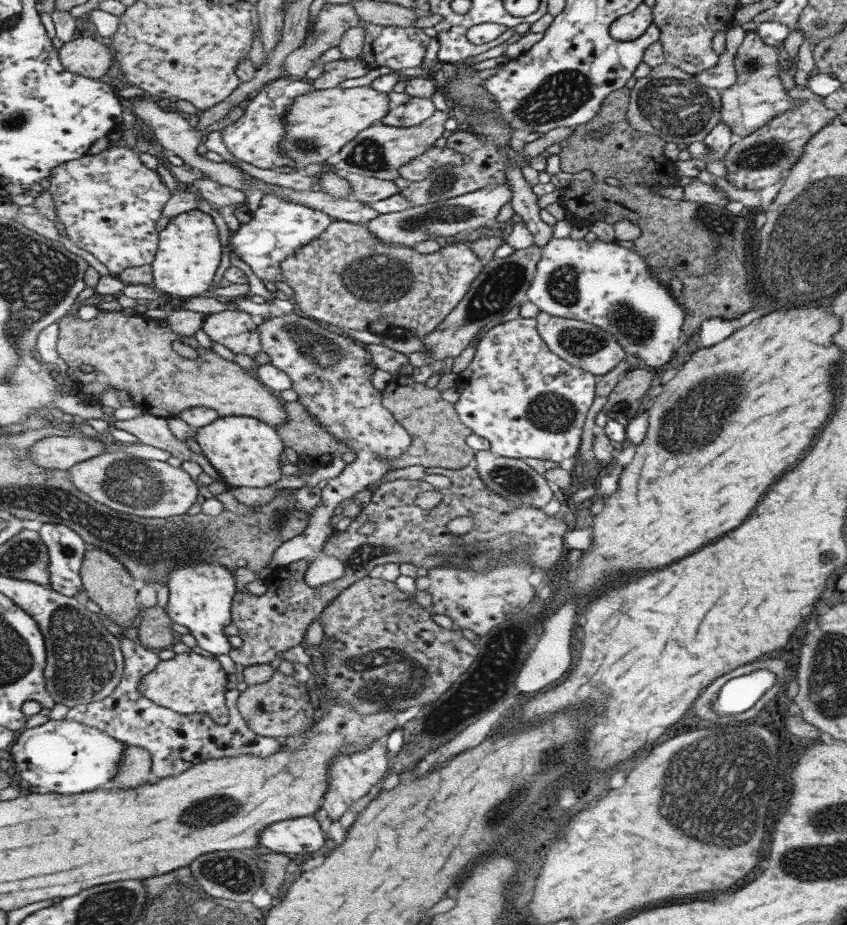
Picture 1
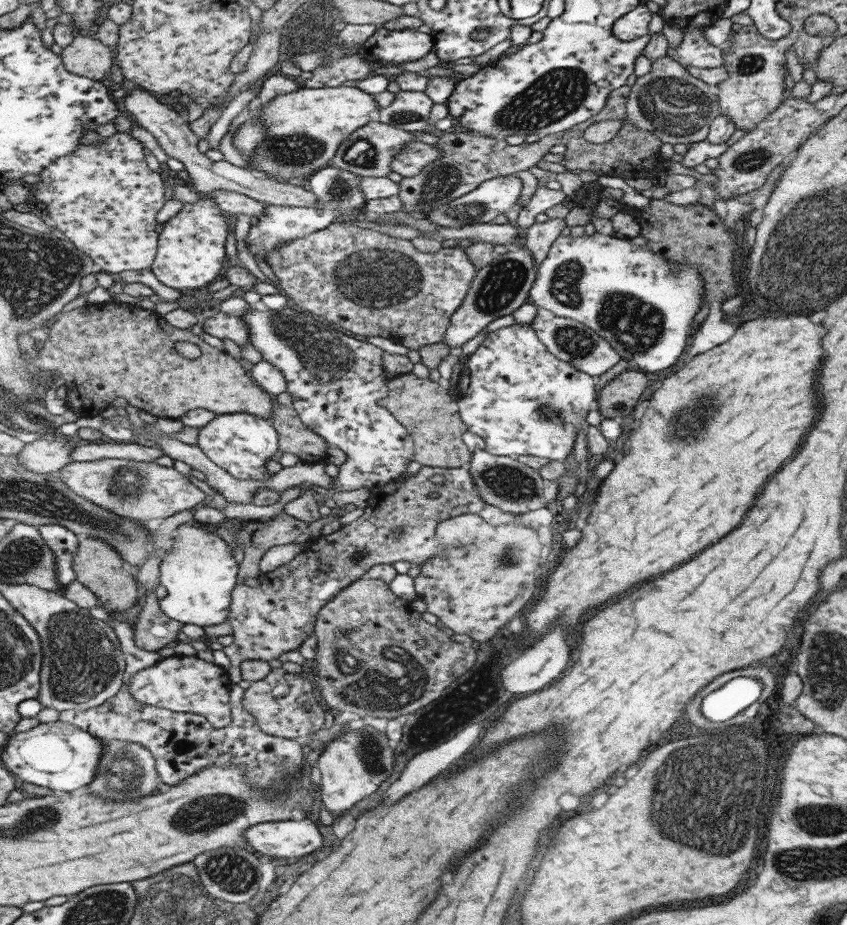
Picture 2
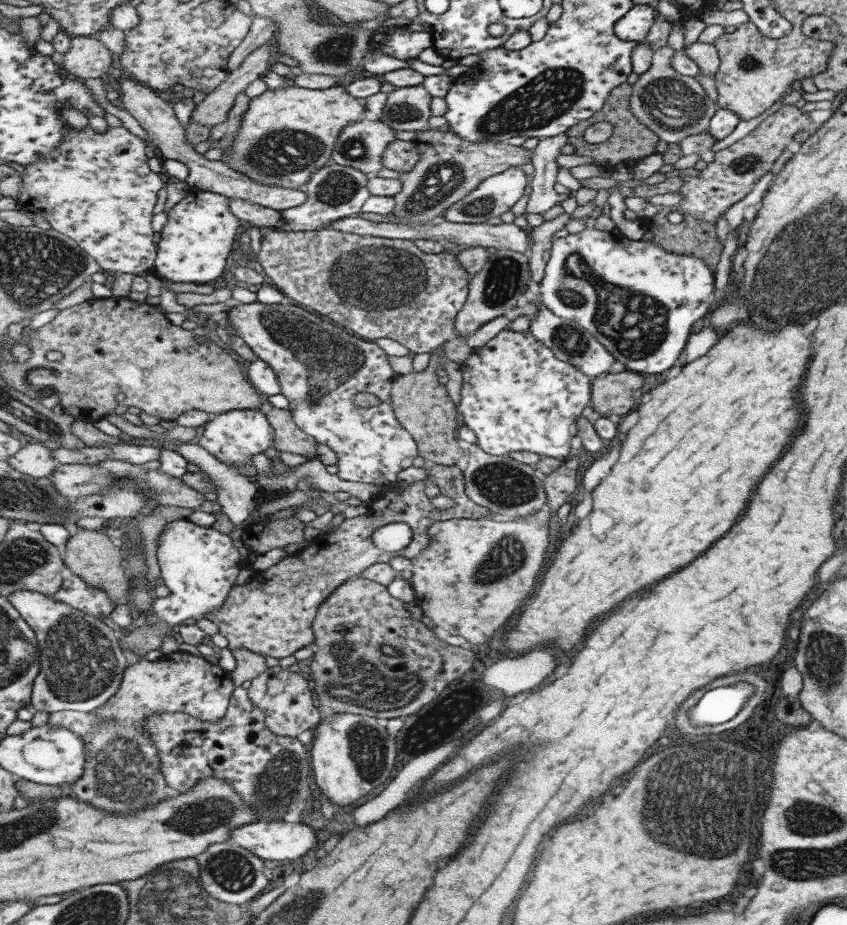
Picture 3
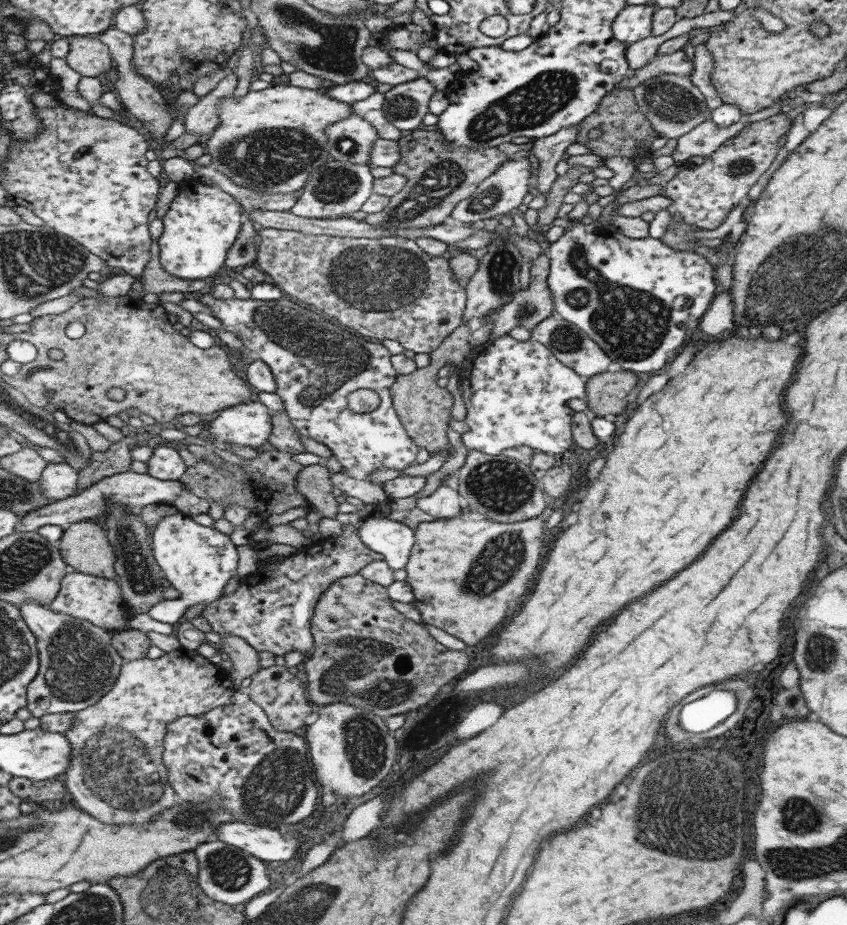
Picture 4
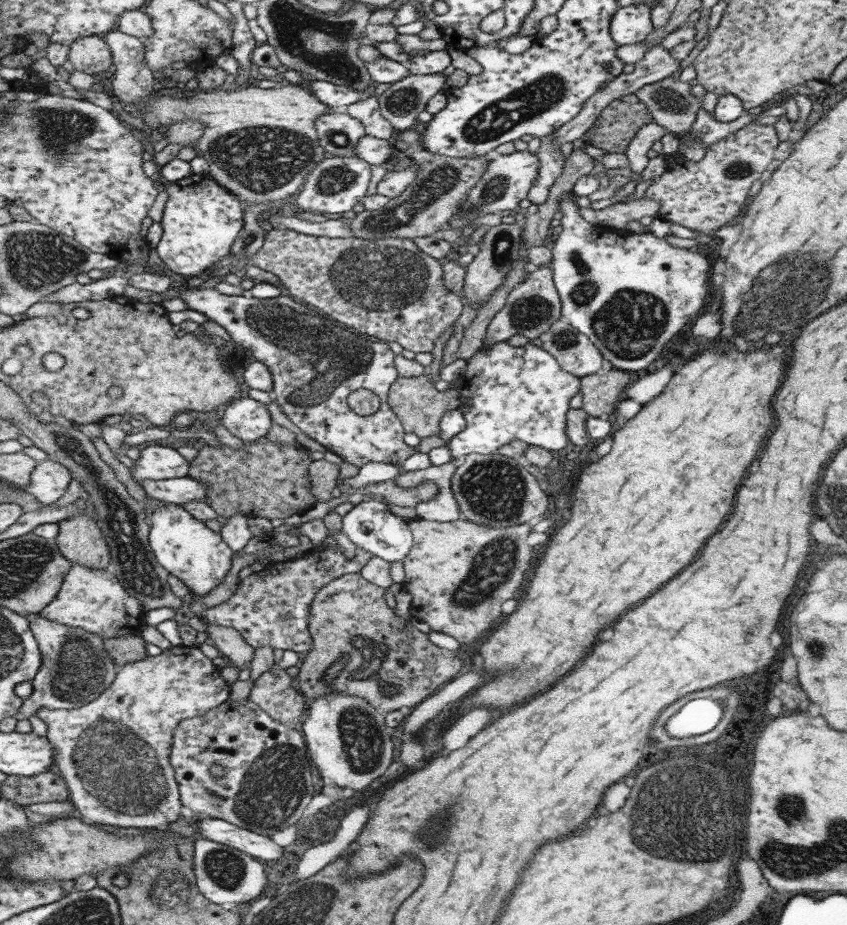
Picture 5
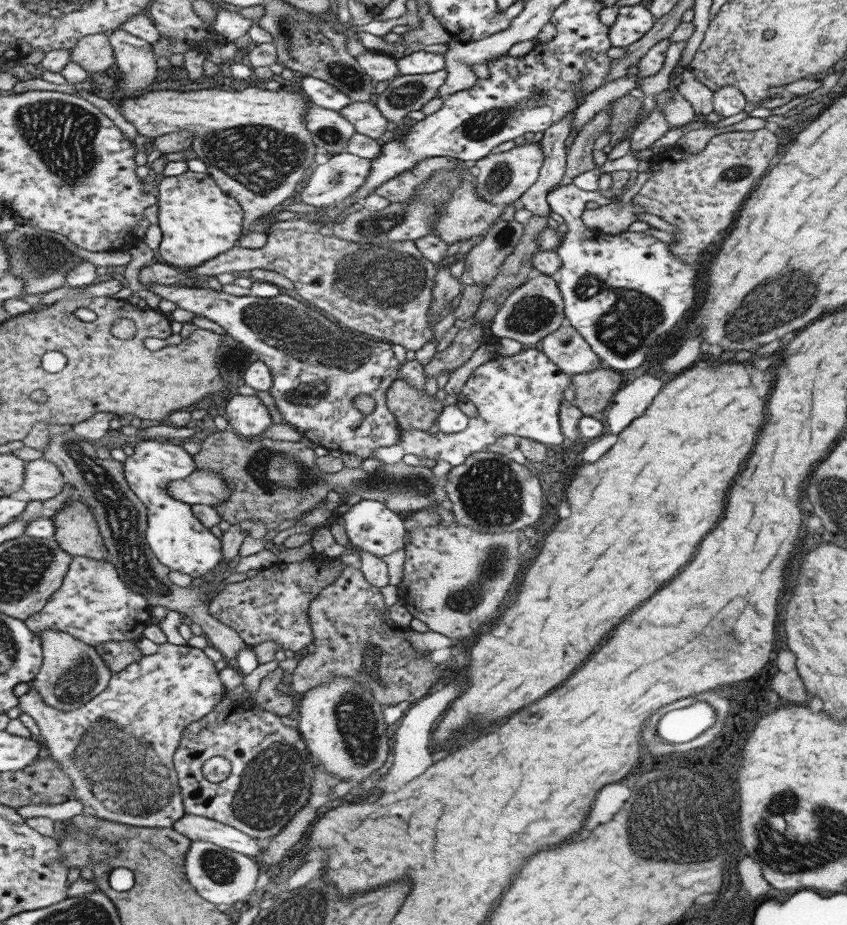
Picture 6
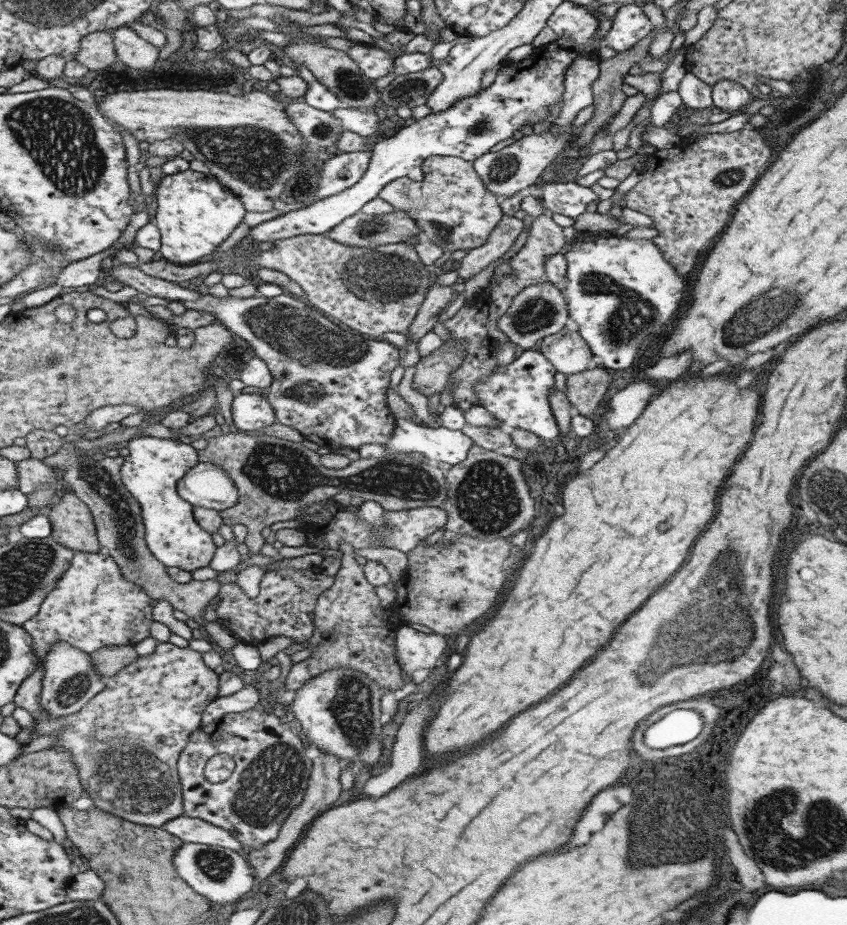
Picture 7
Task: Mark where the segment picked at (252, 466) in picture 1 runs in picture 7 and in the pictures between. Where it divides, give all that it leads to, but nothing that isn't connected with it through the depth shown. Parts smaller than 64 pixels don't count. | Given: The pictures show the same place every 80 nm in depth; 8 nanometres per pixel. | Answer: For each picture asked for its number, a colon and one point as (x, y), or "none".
2: (241, 442)
3: (234, 436)
4: (247, 424)
5: (246, 418)
6: (247, 415)
7: (251, 412)

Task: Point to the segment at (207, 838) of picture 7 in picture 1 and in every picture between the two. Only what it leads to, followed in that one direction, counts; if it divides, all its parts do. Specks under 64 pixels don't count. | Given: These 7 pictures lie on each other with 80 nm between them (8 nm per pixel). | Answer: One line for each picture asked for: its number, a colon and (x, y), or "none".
1: (299, 835)
2: (282, 839)
3: (273, 841)
4: (266, 843)
5: (252, 842)
6: (195, 827)

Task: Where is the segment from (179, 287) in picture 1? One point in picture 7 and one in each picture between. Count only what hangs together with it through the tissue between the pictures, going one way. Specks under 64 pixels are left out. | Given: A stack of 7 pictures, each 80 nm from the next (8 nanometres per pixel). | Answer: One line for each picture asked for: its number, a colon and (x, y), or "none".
2: (193, 245)
3: (201, 231)
4: (203, 222)
5: (201, 220)
6: (200, 221)
7: (194, 212)

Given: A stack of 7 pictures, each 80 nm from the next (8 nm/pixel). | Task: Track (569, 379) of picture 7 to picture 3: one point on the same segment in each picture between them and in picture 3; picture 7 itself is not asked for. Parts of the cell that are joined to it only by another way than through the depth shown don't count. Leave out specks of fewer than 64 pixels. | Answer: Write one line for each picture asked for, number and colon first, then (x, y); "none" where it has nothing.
3: (610, 393)
4: (608, 392)
5: (599, 393)
6: (593, 390)

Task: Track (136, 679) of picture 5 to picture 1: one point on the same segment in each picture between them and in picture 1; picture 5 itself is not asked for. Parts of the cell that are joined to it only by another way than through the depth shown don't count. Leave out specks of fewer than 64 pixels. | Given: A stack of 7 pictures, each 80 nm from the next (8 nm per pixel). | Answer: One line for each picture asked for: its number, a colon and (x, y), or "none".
1: (189, 683)
2: (127, 771)
3: (123, 772)
4: (117, 773)

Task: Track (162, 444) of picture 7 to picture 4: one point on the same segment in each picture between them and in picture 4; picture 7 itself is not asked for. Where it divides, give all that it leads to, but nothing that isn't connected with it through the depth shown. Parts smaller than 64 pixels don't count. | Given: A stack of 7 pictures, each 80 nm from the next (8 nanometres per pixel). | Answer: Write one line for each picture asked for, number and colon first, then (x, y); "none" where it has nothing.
4: (199, 561)
5: (198, 556)
6: (178, 538)

